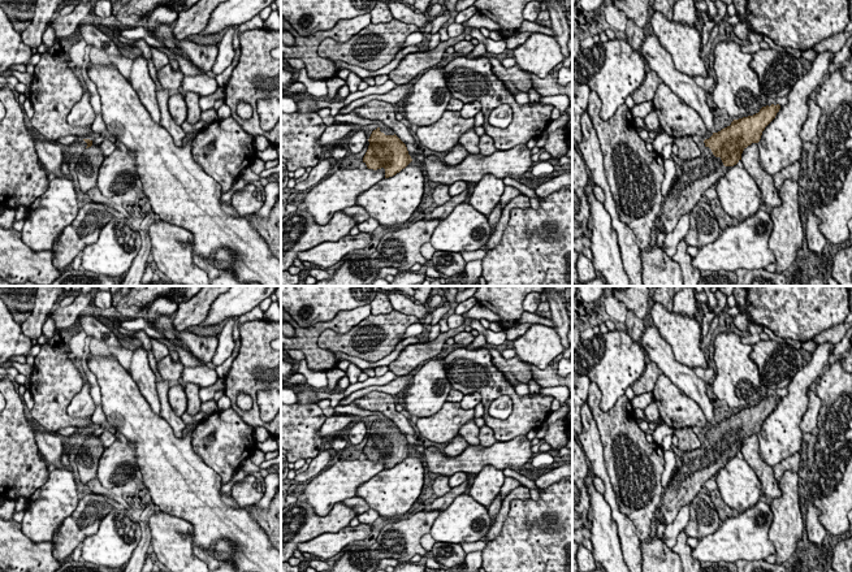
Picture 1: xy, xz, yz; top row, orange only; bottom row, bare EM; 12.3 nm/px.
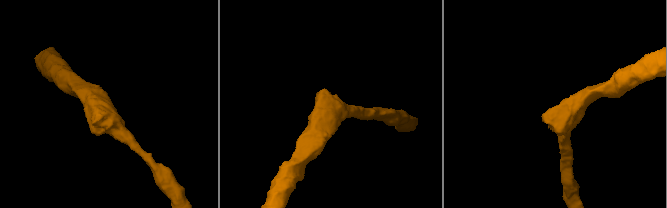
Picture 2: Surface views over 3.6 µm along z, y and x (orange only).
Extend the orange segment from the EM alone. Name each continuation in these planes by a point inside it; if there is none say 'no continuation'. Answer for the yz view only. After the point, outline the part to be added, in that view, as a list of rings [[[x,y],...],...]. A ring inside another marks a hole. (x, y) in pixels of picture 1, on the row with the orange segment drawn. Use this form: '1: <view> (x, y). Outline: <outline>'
1: yz (699, 174). Outline: [[[704,147],[700,157],[683,161],[682,174],[675,178],[663,198],[662,211],[654,226],[656,233],[671,233],[679,218],[689,213],[704,199],[704,192],[723,176],[725,165],[709,147]]]

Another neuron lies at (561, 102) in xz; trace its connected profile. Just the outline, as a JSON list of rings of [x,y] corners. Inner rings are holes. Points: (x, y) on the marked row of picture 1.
[[[553,95],[553,96],[541,96],[541,104],[553,105],[561,110],[561,114],[566,112],[570,107],[570,99],[567,95]]]

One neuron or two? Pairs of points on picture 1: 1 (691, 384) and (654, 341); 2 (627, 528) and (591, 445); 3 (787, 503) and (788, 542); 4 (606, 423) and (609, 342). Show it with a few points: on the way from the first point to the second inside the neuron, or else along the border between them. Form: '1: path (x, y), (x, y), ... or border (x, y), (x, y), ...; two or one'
1: path (680, 375), (658, 351); one
2: path (614, 507), (609, 497), (606, 480), (597, 466); one
3: path (787, 512), (787, 533); one
4: border (592, 382), (600, 390), (604, 411), (623, 395); two

